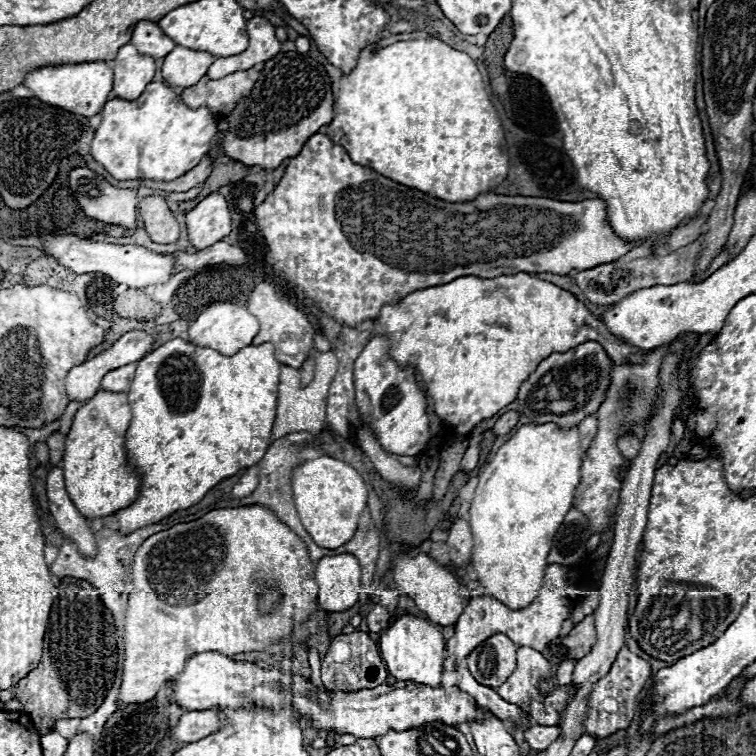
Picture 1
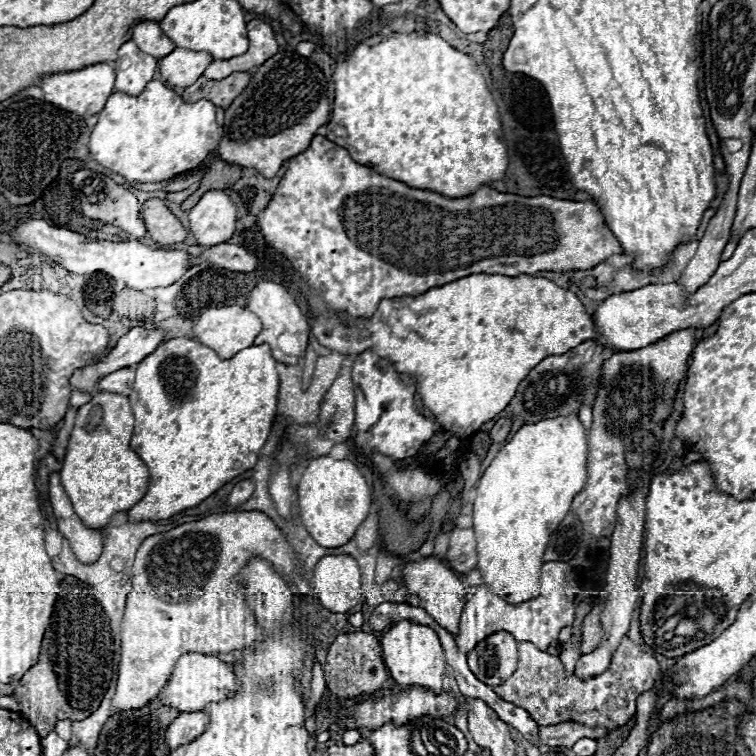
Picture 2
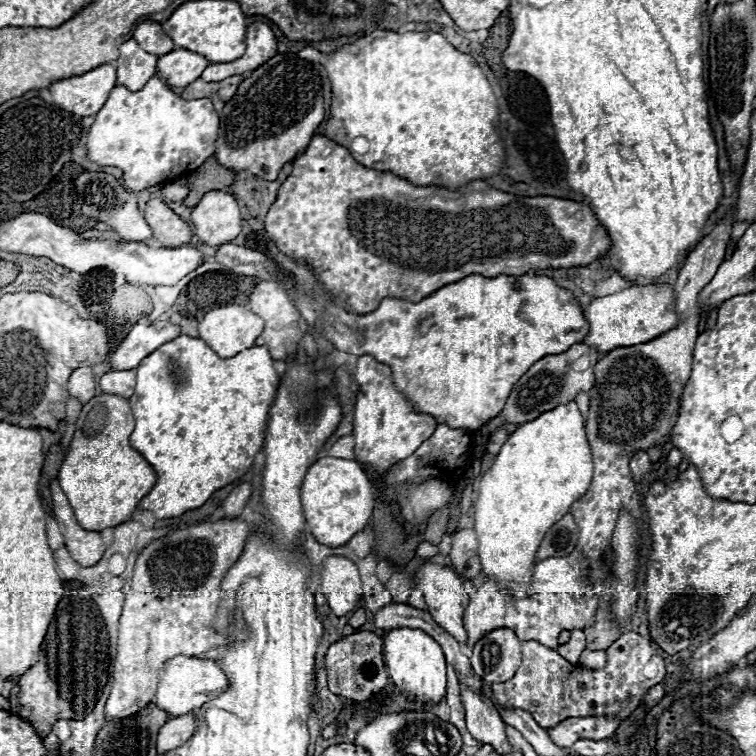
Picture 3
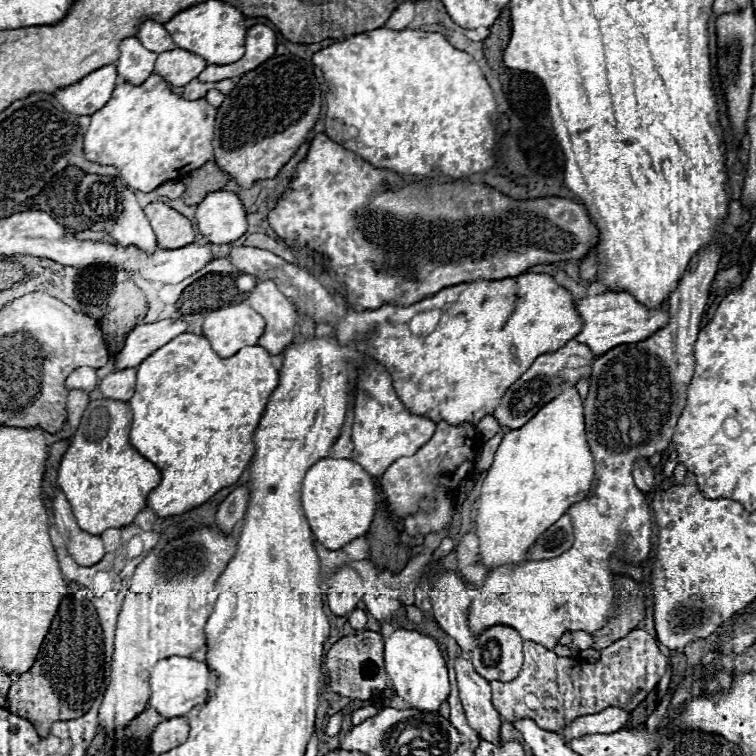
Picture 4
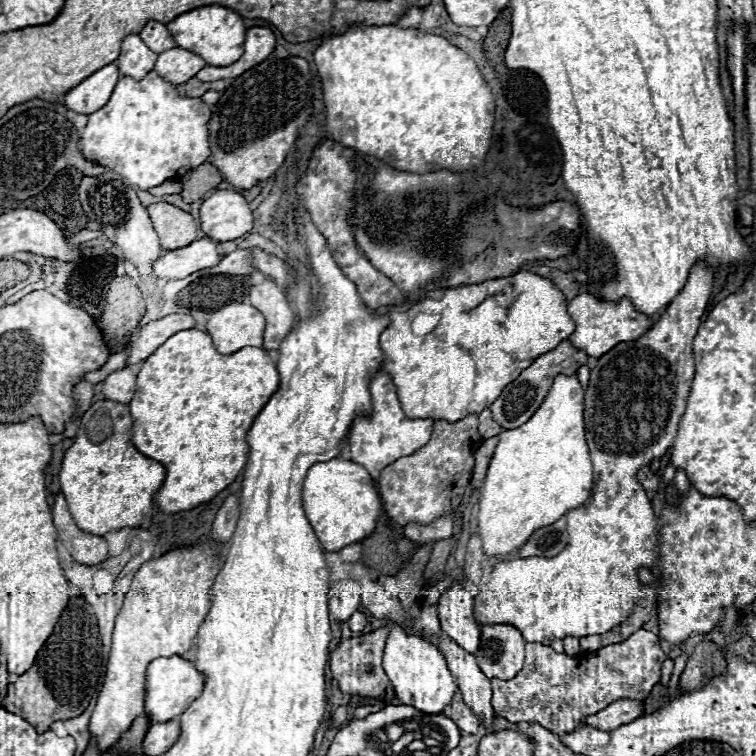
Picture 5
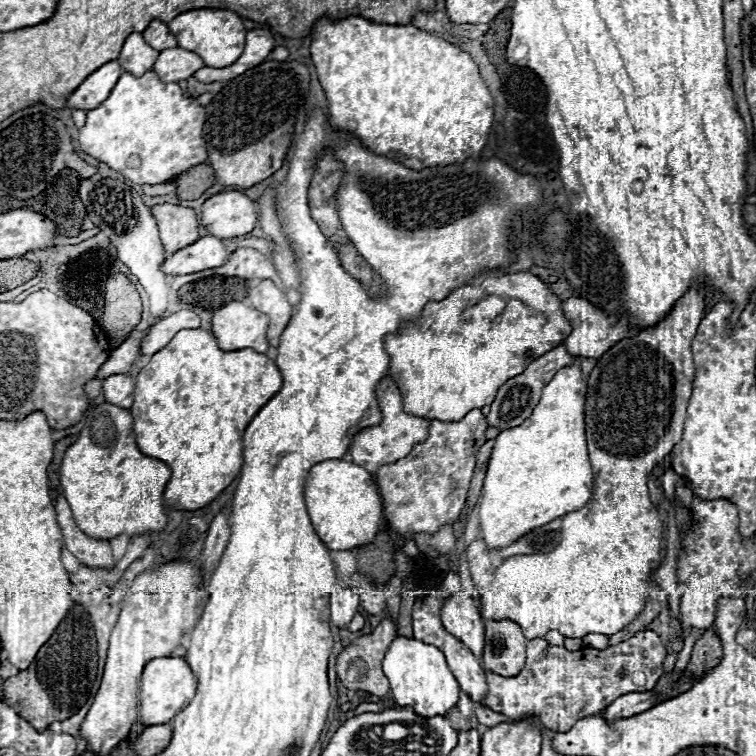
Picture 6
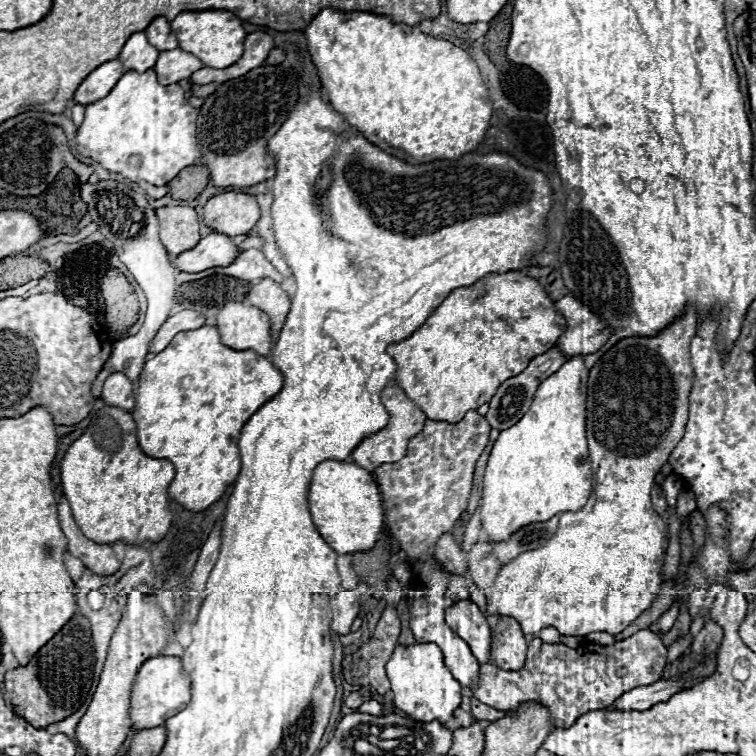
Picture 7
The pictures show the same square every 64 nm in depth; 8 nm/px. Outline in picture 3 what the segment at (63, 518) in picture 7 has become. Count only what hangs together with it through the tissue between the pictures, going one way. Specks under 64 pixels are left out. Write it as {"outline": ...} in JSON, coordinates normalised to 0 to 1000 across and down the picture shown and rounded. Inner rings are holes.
{"outline":[[[69,635],[66,648],[69,648],[71,683],[74,683],[74,690],[79,696],[87,725],[93,728],[95,738],[108,749],[127,746],[138,733],[138,717],[135,717],[132,704],[116,704],[103,693],[77,635]]]}

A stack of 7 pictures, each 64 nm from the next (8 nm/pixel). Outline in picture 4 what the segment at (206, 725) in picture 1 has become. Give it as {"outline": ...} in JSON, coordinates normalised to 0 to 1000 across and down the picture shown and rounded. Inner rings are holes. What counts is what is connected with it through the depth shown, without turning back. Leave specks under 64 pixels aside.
{"outline":[[[225,950],[209,958],[209,963],[201,971],[198,989],[204,992],[204,997],[217,997],[225,989],[233,989],[235,984],[241,984],[249,976],[249,968],[251,968],[251,960],[246,950]]]}

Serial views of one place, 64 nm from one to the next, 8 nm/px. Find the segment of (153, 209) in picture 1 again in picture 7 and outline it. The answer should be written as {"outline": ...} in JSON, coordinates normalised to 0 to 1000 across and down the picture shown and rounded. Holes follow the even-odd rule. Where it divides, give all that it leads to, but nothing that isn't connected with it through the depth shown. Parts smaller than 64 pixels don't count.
{"outline":[[[214,272],[206,275],[206,286],[212,291],[212,315],[220,325],[225,341],[235,339],[235,333],[246,333],[246,328],[257,328],[265,317],[265,296],[257,275],[251,272]]]}

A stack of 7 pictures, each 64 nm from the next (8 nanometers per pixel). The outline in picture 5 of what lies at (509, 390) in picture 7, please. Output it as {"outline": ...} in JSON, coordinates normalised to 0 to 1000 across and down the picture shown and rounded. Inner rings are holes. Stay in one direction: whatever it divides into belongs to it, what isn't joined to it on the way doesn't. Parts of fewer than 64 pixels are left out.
{"outline":[[[746,450],[738,460],[733,460],[730,466],[717,468],[712,476],[706,476],[706,481],[701,487],[696,487],[680,505],[675,505],[667,516],[664,524],[648,537],[651,553],[669,566],[685,566],[690,563],[696,556],[701,556],[701,550],[706,550],[706,545],[714,540],[714,534],[720,532],[720,526],[725,524],[730,505],[738,495],[749,495],[757,497],[762,495],[772,481],[778,479],[778,468],[772,463],[765,463],[757,458],[757,452]]]}

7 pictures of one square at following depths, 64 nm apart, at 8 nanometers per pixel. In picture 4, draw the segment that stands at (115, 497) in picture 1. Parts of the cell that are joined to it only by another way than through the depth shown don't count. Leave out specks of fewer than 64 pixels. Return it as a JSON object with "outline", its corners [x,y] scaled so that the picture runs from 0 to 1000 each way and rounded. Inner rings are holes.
{"outline":[[[148,526],[122,529],[114,545],[108,548],[95,587],[79,611],[77,643],[87,653],[103,696],[119,706],[135,706],[143,698],[161,698],[167,693],[175,693],[180,680],[188,672],[193,672],[193,656],[212,640],[212,622],[198,608],[193,608],[183,595],[175,593],[169,582],[172,569],[175,569],[175,542],[169,532]]]}

